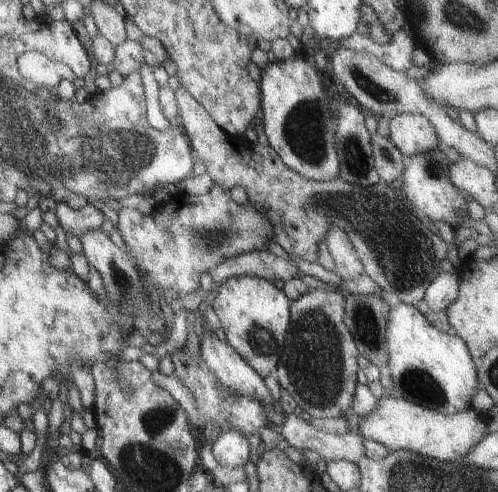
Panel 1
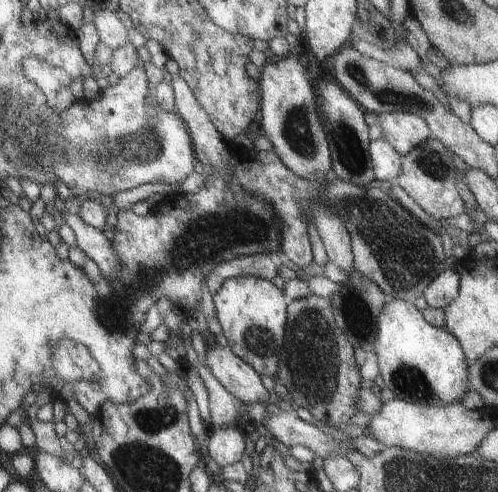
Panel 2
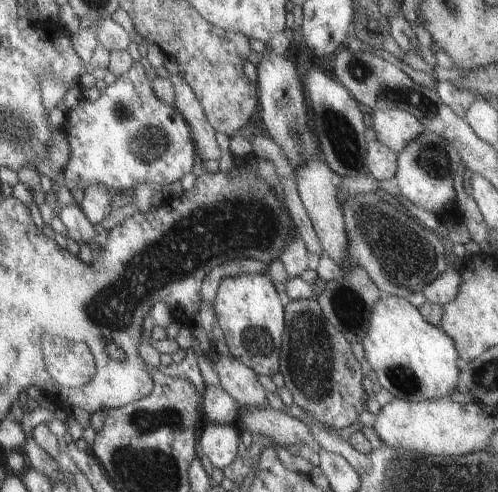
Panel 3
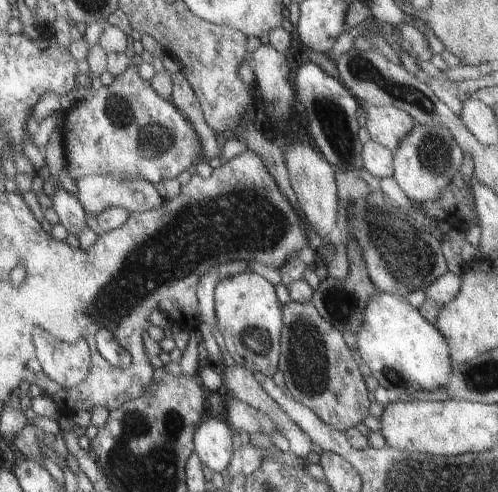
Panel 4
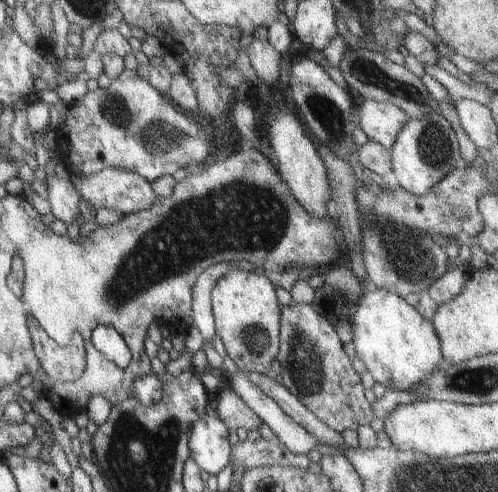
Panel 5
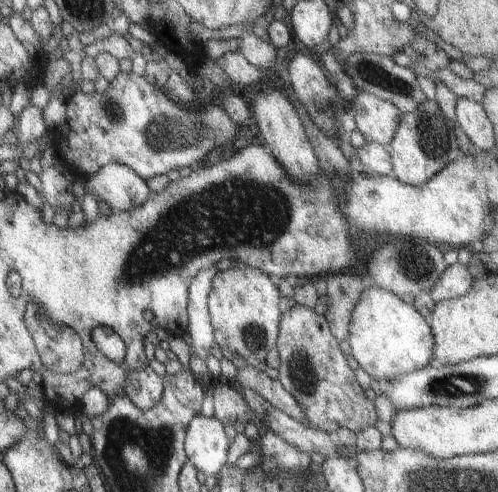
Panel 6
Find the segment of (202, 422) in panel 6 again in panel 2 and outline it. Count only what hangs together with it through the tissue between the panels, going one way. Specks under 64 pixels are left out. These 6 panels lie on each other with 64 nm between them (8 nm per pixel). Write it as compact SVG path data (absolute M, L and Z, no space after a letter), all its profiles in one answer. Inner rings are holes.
M211 426L211 430L207 430L205 456L209 456L219 468L241 462L243 448L245 442L239 426Z

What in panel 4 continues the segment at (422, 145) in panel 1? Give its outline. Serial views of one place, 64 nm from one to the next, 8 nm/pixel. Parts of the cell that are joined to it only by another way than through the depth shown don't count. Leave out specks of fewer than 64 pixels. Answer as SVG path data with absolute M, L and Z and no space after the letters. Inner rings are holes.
M367 102L361 106L365 110L365 130L371 142L381 144L393 154L399 140L415 126L415 120L393 106L373 106Z

